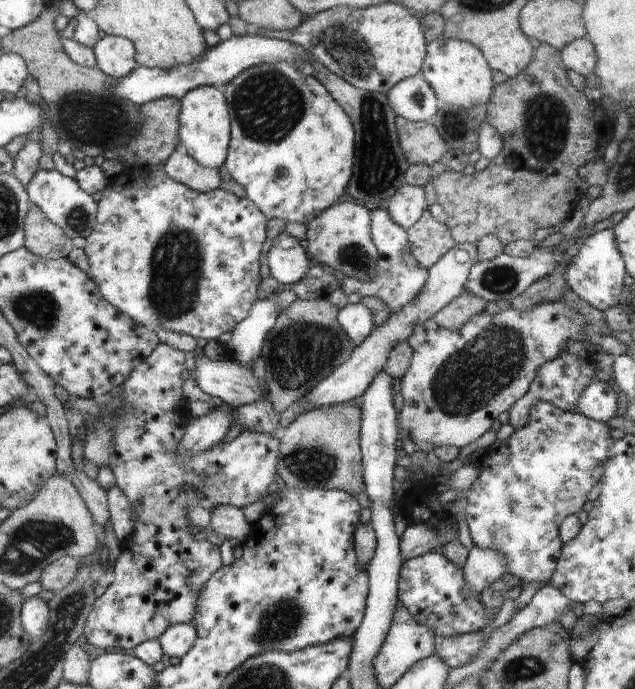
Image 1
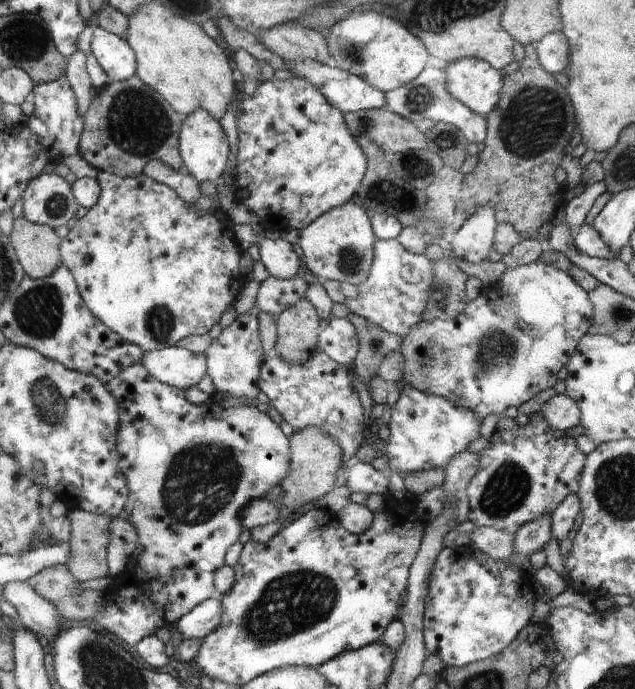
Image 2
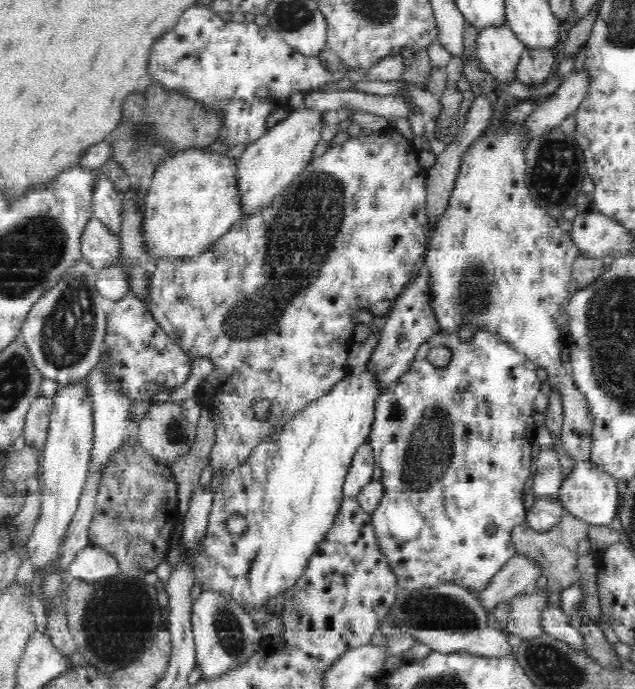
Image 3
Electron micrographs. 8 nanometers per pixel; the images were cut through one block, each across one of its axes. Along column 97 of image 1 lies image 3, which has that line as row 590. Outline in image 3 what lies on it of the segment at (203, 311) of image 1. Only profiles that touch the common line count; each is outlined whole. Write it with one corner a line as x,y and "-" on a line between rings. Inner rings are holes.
367,364
362,370
357,365
350,368
346,375
339,381
336,381
336,384
333,384
328,389
328,392
325,392
324,396
313,400
306,408
298,411
292,417
292,420
289,420
283,427
275,430
269,437
263,439
249,456
248,460
244,464
241,464
240,468
236,468
237,470
232,475
222,480
220,486
213,494
208,532
206,532
206,540
204,540
204,550
202,550
202,556
198,558
198,566
196,566
196,580
199,581
199,586
202,588
210,587
210,589
224,589
226,593
232,593
236,597
236,601
240,601
242,606
246,608
246,606
265,606
270,598
280,594
284,589
288,588
288,584
292,584
296,580
296,577
304,568
307,558
315,549
317,542
324,536
327,528
332,524
333,516
337,513
337,508
343,496
343,483
344,478
346,478
346,470
348,470
347,468
353,452
369,438
369,432
375,419
375,404
380,389
380,377
378,377
378,371
374,367
370,367
-
232,511
244,513
248,517
250,530
244,536
230,536
223,530
223,520

